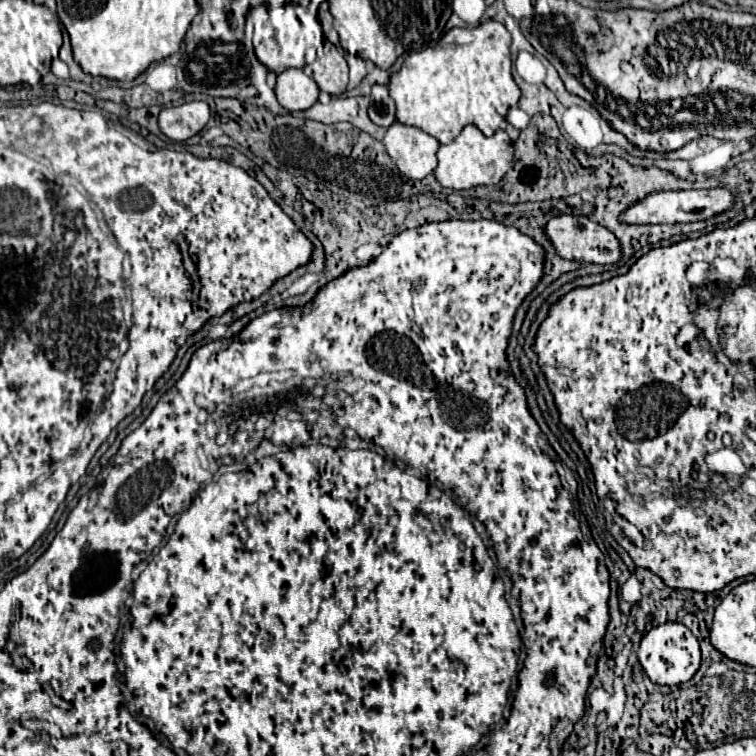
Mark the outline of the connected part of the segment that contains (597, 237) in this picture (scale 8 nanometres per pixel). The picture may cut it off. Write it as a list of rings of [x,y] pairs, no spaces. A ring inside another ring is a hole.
[[[559,215],[547,221],[545,235],[553,243],[559,257],[567,261],[579,261],[579,263],[599,263],[599,265],[611,265],[617,263],[621,257],[619,241],[611,231],[601,227],[599,223],[593,223],[585,215]]]

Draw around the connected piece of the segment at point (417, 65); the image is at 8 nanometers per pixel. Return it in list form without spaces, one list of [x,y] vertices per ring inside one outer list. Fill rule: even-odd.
[[[487,19],[479,27],[453,27],[449,29],[441,41],[427,46],[405,57],[403,67],[391,75],[389,81],[389,97],[397,105],[397,121],[403,125],[419,127],[421,131],[433,135],[439,143],[451,143],[465,125],[475,125],[483,135],[493,135],[501,121],[505,119],[509,107],[517,105],[521,91],[511,75],[511,35],[503,23]]]

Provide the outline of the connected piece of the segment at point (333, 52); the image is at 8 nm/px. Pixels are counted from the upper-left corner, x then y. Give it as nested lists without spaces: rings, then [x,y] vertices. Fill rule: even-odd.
[[[325,41],[323,57],[317,59],[311,65],[311,69],[313,69],[313,79],[321,91],[329,95],[341,95],[347,89],[347,79],[349,79],[347,61],[329,41]]]

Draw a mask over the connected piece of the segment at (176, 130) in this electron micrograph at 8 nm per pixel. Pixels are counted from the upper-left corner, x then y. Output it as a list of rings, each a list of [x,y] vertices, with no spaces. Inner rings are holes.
[[[203,101],[183,103],[179,107],[161,109],[159,129],[173,141],[185,141],[197,135],[209,121],[209,105]]]

